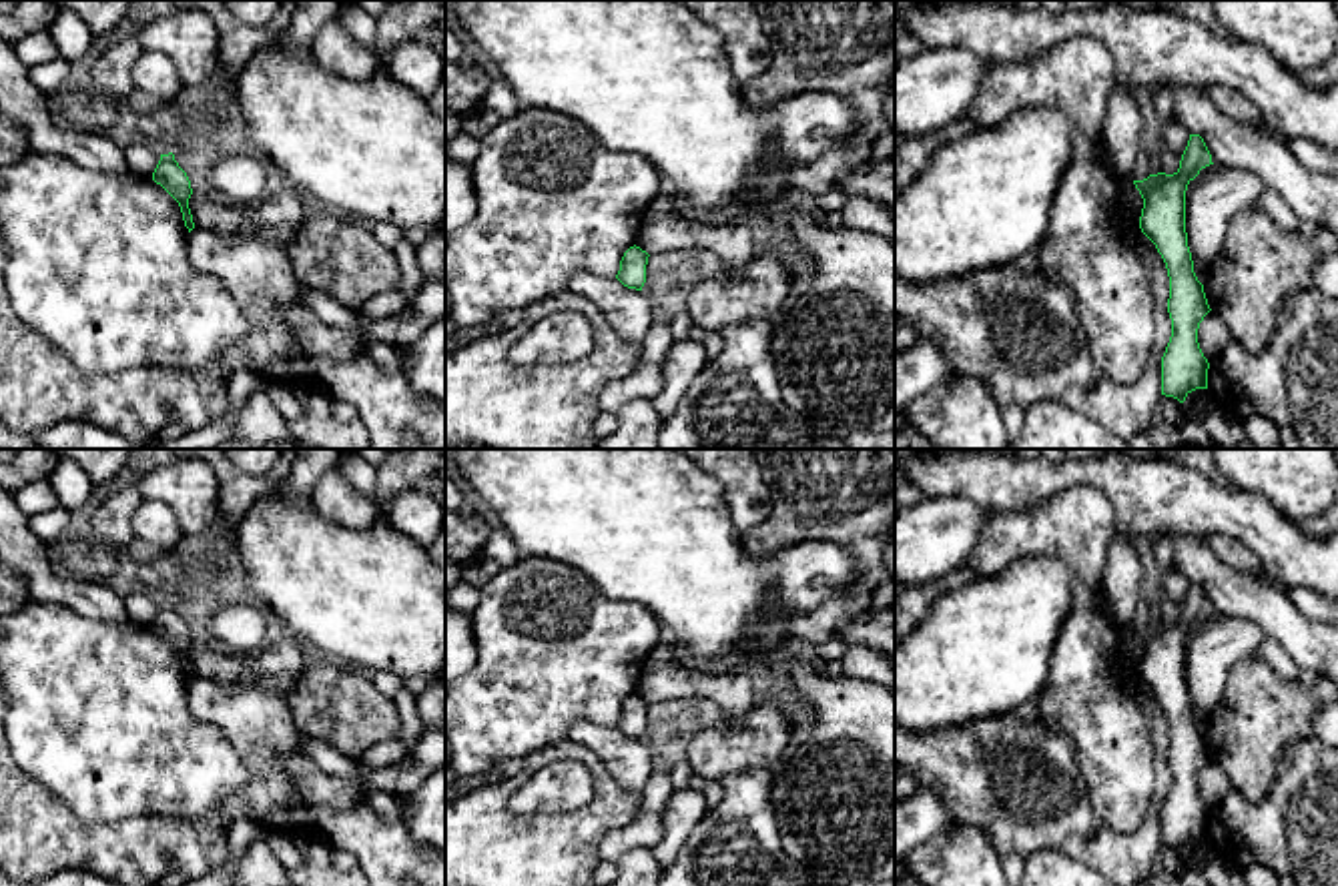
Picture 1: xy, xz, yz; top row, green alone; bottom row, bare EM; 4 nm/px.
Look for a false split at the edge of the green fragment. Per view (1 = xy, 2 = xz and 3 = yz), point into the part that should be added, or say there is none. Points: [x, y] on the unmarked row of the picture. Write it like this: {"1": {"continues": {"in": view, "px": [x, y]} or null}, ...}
{"1": {"continues": null}, "2": {"continues": null}, "3": {"continues": null}}

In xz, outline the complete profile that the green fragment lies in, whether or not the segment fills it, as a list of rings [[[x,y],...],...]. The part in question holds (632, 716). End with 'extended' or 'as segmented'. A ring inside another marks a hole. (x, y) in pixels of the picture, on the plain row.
[[[636,694],[630,696],[620,710],[620,720],[616,728],[628,738],[642,740],[646,732],[648,706],[650,704],[642,700],[640,696]]]; as segmented

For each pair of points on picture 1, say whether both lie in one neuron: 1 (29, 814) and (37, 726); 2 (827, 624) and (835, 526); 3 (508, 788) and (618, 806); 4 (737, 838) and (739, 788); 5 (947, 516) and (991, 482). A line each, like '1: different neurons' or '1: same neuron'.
1: different neurons
2: same neuron
3: same neuron
4: same neuron
5: different neurons

